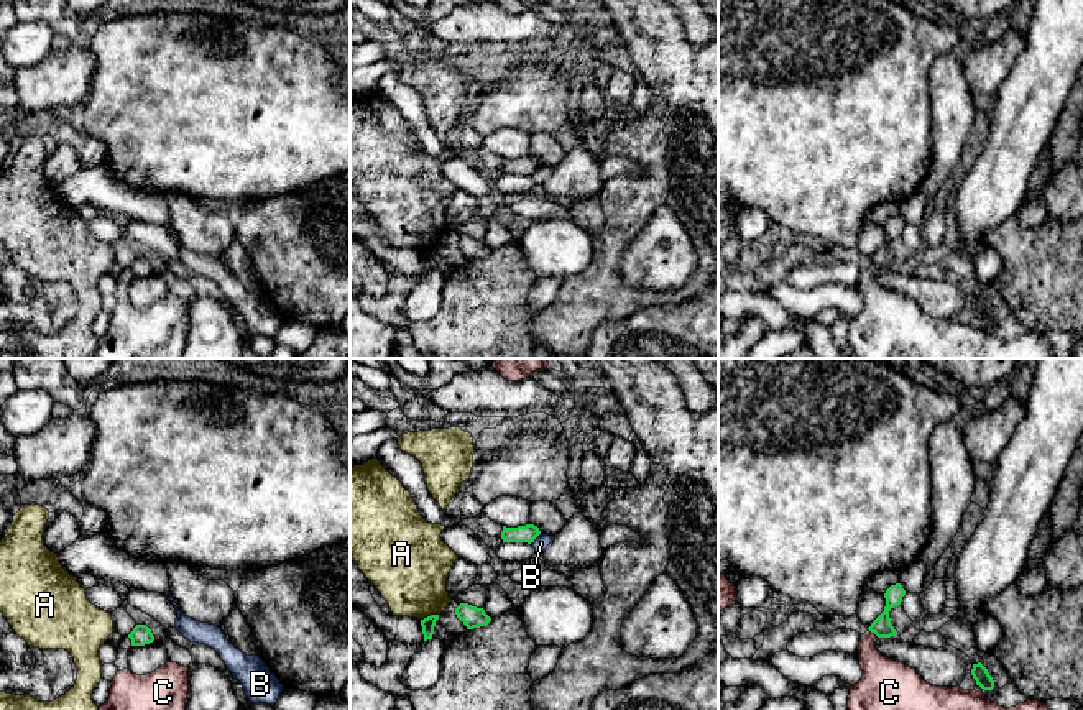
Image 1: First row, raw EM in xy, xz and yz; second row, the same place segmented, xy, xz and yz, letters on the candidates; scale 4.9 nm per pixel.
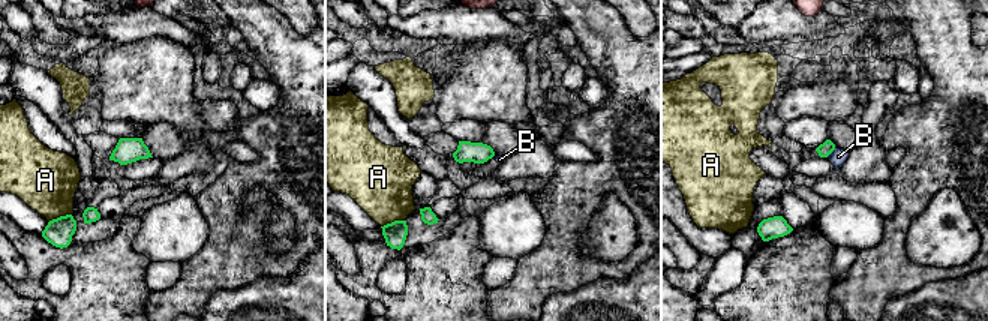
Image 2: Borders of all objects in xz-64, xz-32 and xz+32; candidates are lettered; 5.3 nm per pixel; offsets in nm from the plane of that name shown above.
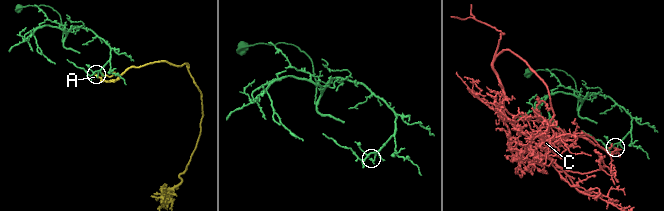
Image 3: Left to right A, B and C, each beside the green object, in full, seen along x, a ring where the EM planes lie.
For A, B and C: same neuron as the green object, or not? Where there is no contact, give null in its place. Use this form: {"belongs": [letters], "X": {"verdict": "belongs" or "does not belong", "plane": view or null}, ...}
{"belongs": [], "A": {"verdict": "does not belong", "plane": "xz"}, "B": {"verdict": "does not belong", "plane": "xz"}, "C": {"verdict": "does not belong", "plane": "yz"}}

